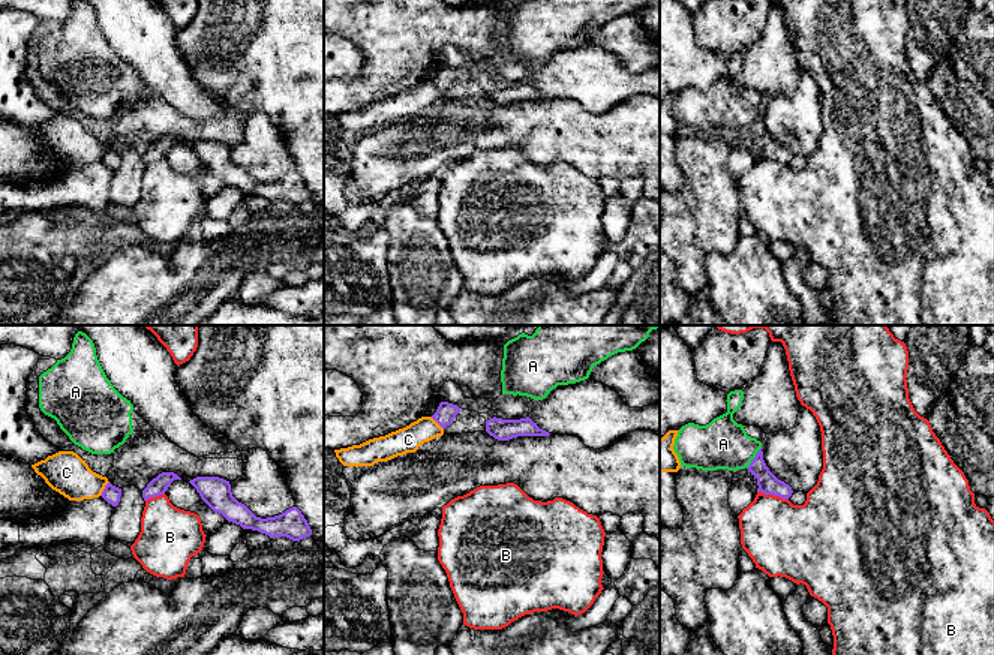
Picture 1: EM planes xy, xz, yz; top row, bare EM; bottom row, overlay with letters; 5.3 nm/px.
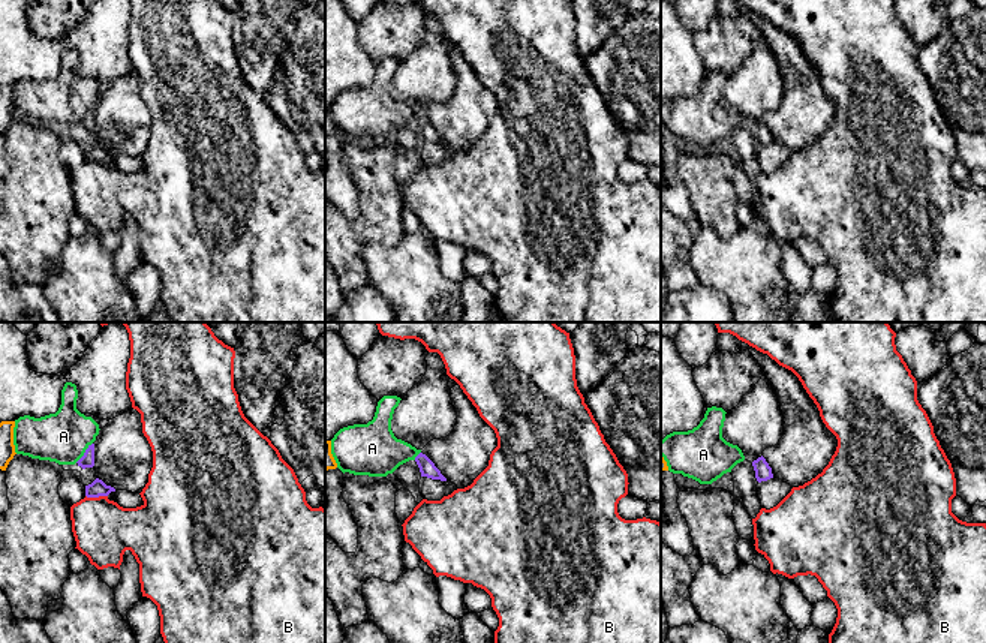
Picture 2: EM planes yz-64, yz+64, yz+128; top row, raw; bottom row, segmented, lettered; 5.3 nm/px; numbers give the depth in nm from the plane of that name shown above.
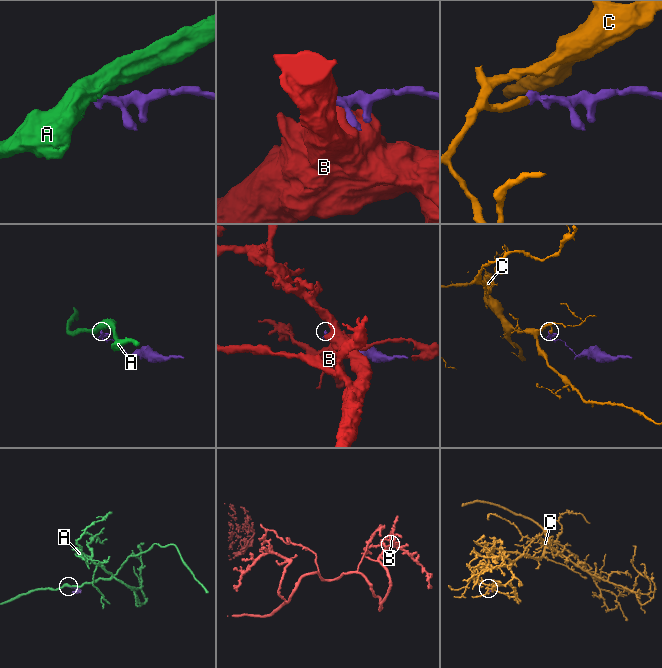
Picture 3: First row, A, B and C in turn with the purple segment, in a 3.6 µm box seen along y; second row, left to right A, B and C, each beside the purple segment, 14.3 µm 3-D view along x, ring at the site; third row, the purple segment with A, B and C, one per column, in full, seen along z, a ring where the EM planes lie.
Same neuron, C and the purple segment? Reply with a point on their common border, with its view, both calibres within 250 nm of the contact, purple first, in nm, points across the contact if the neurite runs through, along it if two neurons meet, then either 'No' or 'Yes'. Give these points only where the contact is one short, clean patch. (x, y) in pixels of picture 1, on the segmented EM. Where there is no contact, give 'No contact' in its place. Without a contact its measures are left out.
Touches purple at xy (104, 489). Thickness 90 nm (purple) against 220 nm. Boundary: xy (108, 481), (99, 495). No

